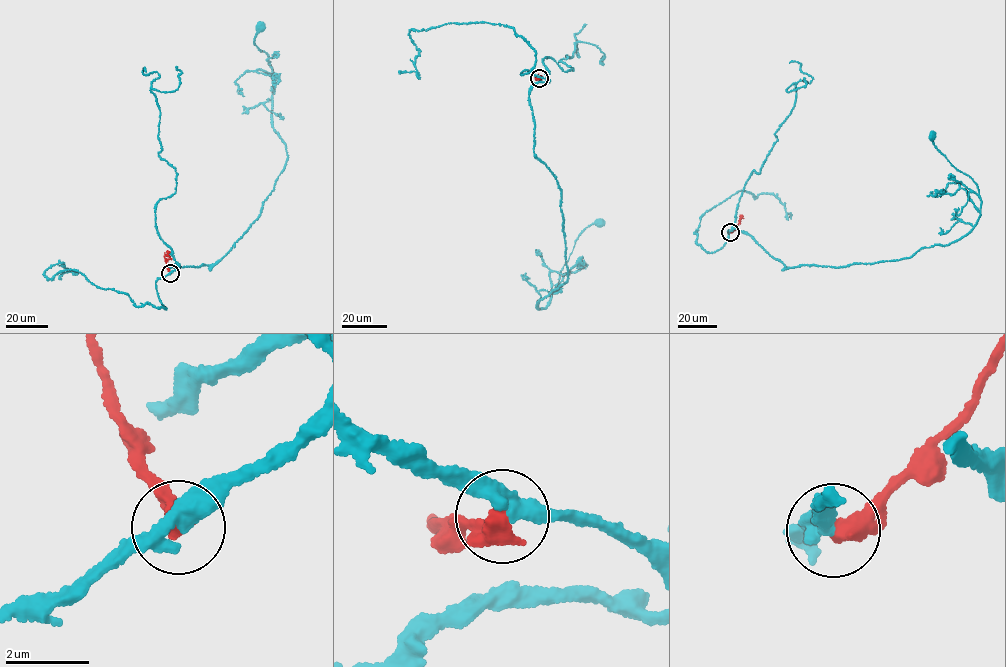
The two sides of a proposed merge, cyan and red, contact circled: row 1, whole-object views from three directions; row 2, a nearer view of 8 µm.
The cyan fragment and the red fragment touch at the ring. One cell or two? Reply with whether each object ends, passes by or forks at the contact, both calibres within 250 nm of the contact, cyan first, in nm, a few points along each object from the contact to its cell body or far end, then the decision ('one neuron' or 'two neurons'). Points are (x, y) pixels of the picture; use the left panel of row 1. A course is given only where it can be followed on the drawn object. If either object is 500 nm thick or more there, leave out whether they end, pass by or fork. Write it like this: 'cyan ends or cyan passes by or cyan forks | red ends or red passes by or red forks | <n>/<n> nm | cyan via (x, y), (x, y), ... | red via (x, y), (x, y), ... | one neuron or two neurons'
300/500 nm | cyan via (170, 273), (228, 253), (285, 166), (274, 74), (254, 43), (261, 26) | red via (170, 273), (166, 250) | two neurons

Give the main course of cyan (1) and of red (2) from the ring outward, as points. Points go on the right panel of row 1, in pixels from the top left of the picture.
1: (730, 231), (752, 236), (787, 268), (899, 260), (949, 245), (973, 227), (981, 202), (978, 187), (932, 136)
2: (730, 232), (741, 214)

